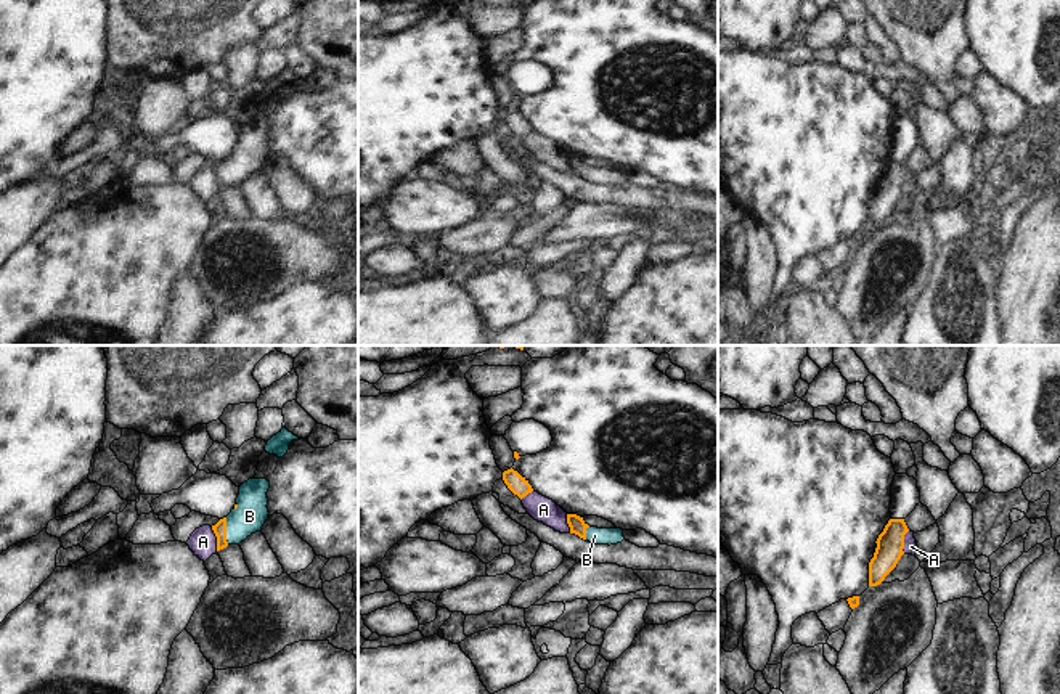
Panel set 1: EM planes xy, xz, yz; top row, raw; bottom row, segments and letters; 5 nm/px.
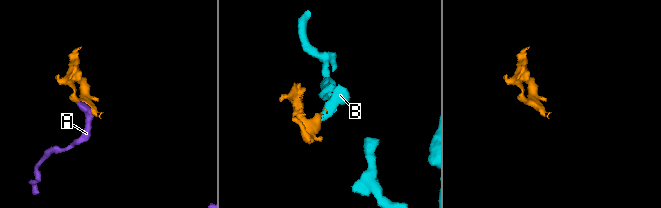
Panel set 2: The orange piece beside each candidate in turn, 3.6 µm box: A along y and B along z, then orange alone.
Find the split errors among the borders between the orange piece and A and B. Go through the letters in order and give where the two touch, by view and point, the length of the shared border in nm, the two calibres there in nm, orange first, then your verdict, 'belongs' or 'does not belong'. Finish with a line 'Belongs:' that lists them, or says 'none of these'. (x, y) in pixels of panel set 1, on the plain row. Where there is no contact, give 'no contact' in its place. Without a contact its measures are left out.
A: xy (217, 179) | 120 nm | 70/140 nm | does not belong
B: xy (225, 171) | 140 nm | 70/160 nm | belongs
Belongs: B

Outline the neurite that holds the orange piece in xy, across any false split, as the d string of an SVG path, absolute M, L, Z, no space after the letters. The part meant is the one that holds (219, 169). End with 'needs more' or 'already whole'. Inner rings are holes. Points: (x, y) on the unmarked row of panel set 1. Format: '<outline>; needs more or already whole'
M249 119L239 127L239 135L231 153L220 159L212 170L217 177L217 191L228 185L239 185L247 177L260 172L268 159L267 119Z; needs more

